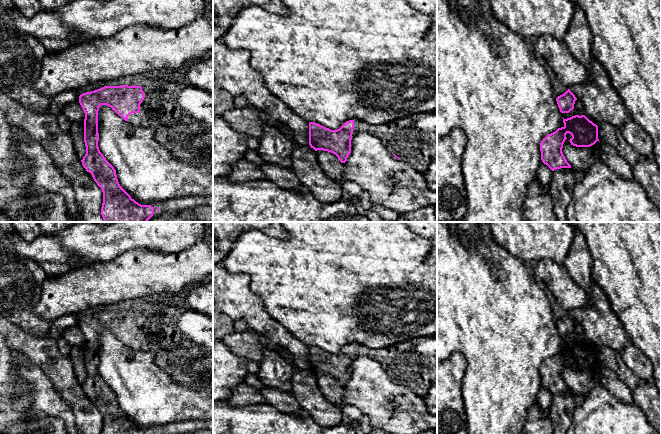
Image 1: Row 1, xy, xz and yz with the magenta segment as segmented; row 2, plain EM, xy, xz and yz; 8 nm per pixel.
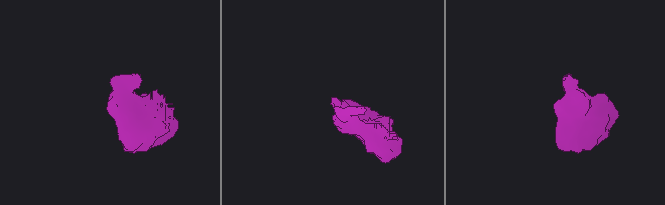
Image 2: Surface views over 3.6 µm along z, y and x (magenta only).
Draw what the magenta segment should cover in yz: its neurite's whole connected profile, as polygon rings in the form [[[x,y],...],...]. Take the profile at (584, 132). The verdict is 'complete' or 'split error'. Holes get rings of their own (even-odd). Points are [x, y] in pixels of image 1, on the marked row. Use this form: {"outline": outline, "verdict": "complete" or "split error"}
{"outline": [[[585,115],[563,118],[563,123],[563,127],[548,134],[540,143],[541,160],[552,171],[571,168],[562,152],[567,133],[572,136],[571,145],[576,147],[590,147],[599,141],[598,126]]], "verdict": "complete"}

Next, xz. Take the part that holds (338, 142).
{"outline": [[[437,110],[401,117],[398,120],[379,125],[372,125],[359,119],[349,120],[337,130],[331,130],[315,122],[310,122],[309,145],[315,151],[331,152],[338,157],[341,163],[345,163],[351,153],[352,137],[359,132],[367,132],[380,139],[390,153],[409,163],[421,174],[424,174],[430,163],[437,158]]], "verdict": "split error"}

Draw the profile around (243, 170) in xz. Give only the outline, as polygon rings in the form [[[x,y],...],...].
[[[242,158],[231,165],[227,178],[233,182],[264,180],[265,175],[259,165]]]

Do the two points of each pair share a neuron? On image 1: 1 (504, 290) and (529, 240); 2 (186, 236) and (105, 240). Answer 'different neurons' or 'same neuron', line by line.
1: different neurons
2: same neuron

